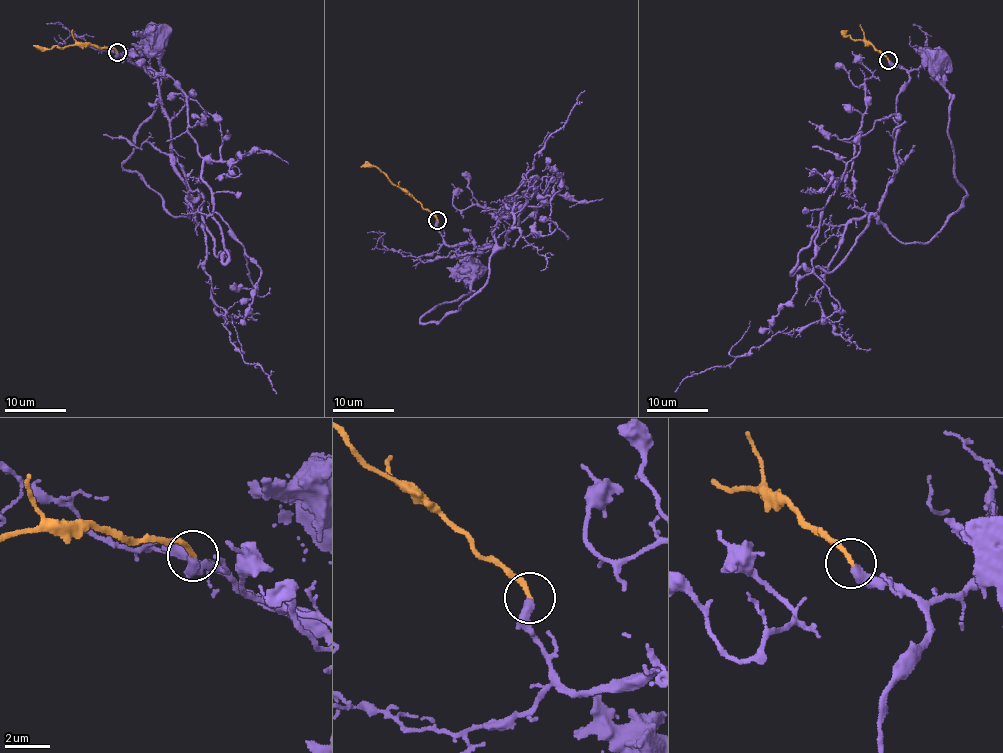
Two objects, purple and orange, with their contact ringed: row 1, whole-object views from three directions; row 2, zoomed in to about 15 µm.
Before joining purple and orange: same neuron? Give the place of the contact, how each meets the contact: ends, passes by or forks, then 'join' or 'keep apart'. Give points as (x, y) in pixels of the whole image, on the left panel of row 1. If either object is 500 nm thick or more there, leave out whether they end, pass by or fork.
(117, 52) | purple ends | orange ends | keep apart

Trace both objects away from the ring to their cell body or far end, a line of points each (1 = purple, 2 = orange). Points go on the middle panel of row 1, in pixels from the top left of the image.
1: (437, 219), (448, 245), (493, 246), (487, 282), (421, 322), (471, 292), (470, 272)
2: (437, 219), (377, 167), (360, 166)

